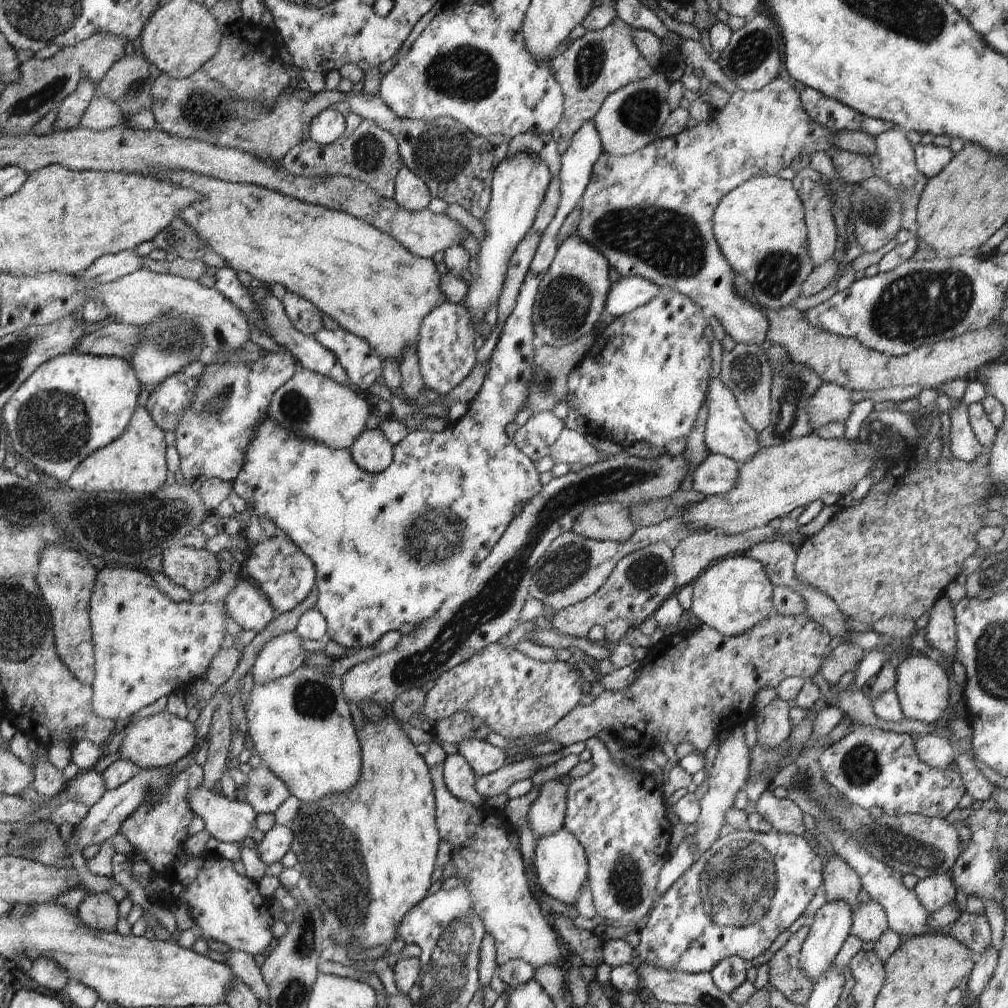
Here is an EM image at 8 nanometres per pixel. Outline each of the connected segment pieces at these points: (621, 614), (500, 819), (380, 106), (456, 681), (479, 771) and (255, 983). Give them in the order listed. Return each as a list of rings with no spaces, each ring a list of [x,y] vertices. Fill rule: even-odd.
[[[660,541],[621,558],[598,592],[586,600],[548,615],[550,630],[569,637],[587,638],[594,625],[605,627],[616,619],[638,625],[650,618],[668,597],[674,596],[676,583],[672,547]]]
[[[430,743],[423,757],[433,782],[435,819],[440,840],[450,842],[452,846],[462,846],[462,854],[453,854],[452,850],[454,876],[463,880],[460,886],[472,895],[473,911],[480,917],[485,934],[491,934],[494,938],[497,964],[520,959],[535,969],[544,964],[564,965],[564,944],[530,892],[519,846],[512,841],[515,829],[507,823],[503,812],[486,805],[475,807],[456,798],[447,789],[443,781],[447,755],[438,743]]]
[[[354,91],[346,96],[345,101],[352,113],[375,122],[394,136],[403,165],[426,183],[432,197],[440,198],[449,205],[460,204],[481,222],[485,219],[491,201],[493,174],[495,168],[507,158],[510,137],[503,134],[483,137],[450,117],[433,121],[403,119],[396,116],[379,96],[371,97],[364,92],[355,94]]]
[[[498,642],[485,646],[466,662],[437,677],[432,689],[426,693],[426,704],[420,718],[436,722],[464,711],[480,717],[491,728],[491,732],[507,740],[543,735],[579,705],[583,682],[582,672],[572,662],[537,661]]]
[[[462,739],[457,742],[456,748],[478,777],[500,770],[508,757],[501,748],[491,745],[484,739]]]
[[[232,950],[225,955],[224,963],[230,967],[233,975],[247,984],[259,1000],[266,1001],[269,1006],[268,987],[264,982],[261,968],[254,962],[254,957],[242,951]]]

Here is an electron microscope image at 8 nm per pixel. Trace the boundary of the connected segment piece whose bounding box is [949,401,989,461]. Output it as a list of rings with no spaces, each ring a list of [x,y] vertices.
[[[959,401],[958,405],[949,412],[949,420],[951,422],[950,448],[956,458],[971,461],[977,456],[989,454],[989,448],[983,447],[976,440],[969,423],[967,406],[962,401]]]

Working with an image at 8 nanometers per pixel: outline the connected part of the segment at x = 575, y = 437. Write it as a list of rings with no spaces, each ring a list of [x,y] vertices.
[[[565,427],[550,447],[548,456],[552,456],[555,464],[571,465],[578,462],[585,467],[607,459],[611,454],[606,450],[599,451],[591,441],[585,438],[584,434]]]

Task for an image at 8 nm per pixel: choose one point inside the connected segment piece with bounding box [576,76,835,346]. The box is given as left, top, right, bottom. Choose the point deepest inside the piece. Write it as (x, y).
(649, 212)

